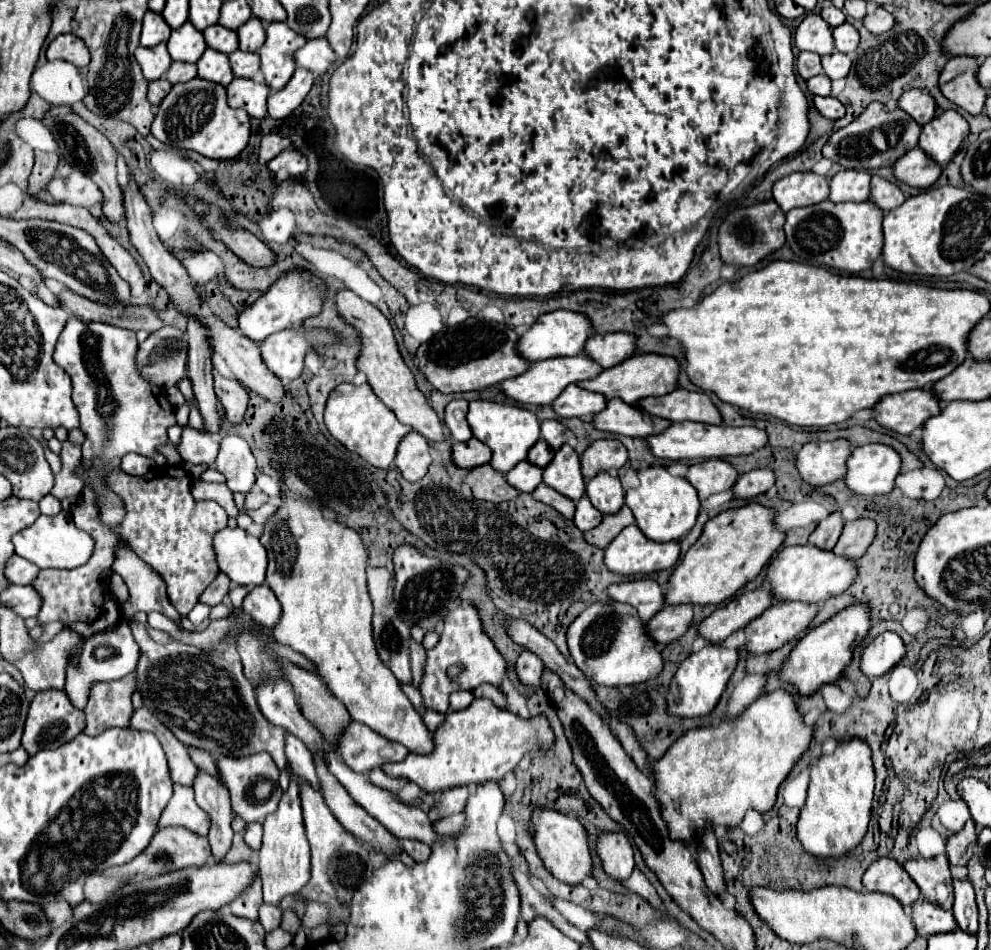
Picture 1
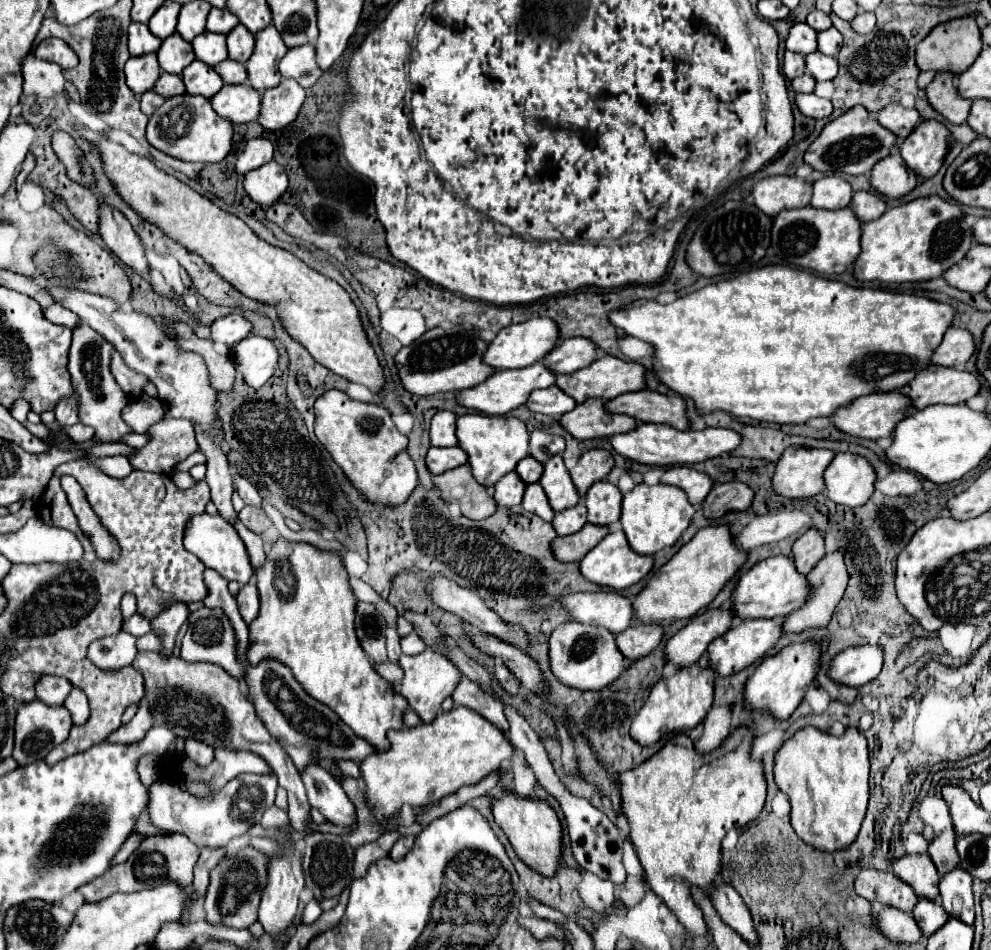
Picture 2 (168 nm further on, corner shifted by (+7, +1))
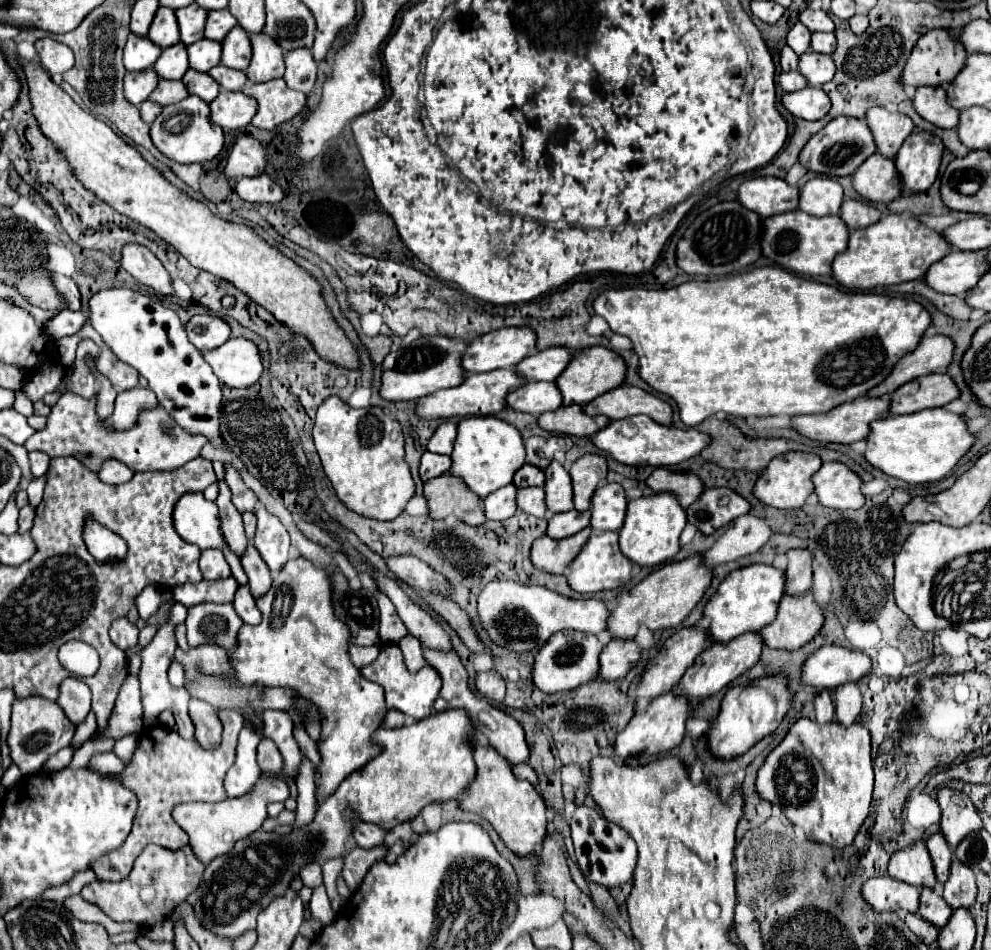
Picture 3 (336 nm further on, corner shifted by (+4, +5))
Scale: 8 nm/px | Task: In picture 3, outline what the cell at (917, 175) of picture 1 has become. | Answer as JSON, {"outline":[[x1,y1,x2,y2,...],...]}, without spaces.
{"outline":[[877,152,855,170,851,182,853,190,869,202,891,202,901,196,895,162]]}

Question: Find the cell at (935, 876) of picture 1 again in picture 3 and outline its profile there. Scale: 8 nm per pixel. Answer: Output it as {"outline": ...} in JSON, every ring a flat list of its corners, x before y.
{"outline":[[917,842,915,846,907,846,903,850,897,850,889,860,887,874,895,880,907,882,917,888,923,888,923,886,933,888,937,884,931,856,929,856,923,842]]}

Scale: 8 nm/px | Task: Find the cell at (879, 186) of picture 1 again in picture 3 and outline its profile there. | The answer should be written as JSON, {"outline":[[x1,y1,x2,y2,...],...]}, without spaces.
{"outline":[[845,200,841,204,839,216,843,218,843,222,847,224,847,228,851,232,859,230,859,228,865,228,865,226,871,226,881,218,879,210,875,210,871,204,861,202,861,200]]}

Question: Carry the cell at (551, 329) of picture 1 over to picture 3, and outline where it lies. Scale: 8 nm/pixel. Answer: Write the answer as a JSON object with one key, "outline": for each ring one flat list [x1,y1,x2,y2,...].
{"outline":[[501,328,469,342,461,356,465,372,491,372,497,368,513,368,531,352,535,352,535,332,523,328]]}

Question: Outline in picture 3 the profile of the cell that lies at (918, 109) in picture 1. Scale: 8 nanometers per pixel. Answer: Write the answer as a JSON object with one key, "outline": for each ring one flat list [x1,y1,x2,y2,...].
{"outline":[[869,108,865,118,867,118,867,126,871,126,877,152,889,158,895,158,903,140,915,128,909,116,899,112,889,112,885,108]]}

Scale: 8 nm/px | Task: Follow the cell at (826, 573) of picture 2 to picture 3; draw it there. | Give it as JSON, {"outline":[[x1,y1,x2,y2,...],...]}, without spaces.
{"outline":[[807,592,803,596,783,596,777,618,761,628,763,644,777,650,797,650,805,646,823,626,823,608]]}

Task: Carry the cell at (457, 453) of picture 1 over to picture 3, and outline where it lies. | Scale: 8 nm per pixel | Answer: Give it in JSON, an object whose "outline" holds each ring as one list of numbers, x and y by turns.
{"outline":[[425,452,421,458,421,466,419,466,419,476,423,482,437,478,441,474,445,474,451,468,451,458,443,456,443,454,433,454,433,452]]}

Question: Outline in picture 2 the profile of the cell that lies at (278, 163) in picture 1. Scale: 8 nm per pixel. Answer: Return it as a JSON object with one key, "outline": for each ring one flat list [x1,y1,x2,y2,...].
{"outline":[[270,160,262,168,256,168,246,174,244,188,248,196,258,204,274,204,288,186,288,174,282,164]]}

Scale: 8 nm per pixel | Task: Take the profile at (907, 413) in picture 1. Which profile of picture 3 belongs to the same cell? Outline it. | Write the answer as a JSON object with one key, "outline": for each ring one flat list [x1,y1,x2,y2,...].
{"outline":[[889,396,881,398,855,398,853,402,845,402,827,414,813,414,813,416,795,416,791,418,791,426,809,440,819,440,825,444,851,444,857,440,865,440,869,434,869,422,889,416]]}

